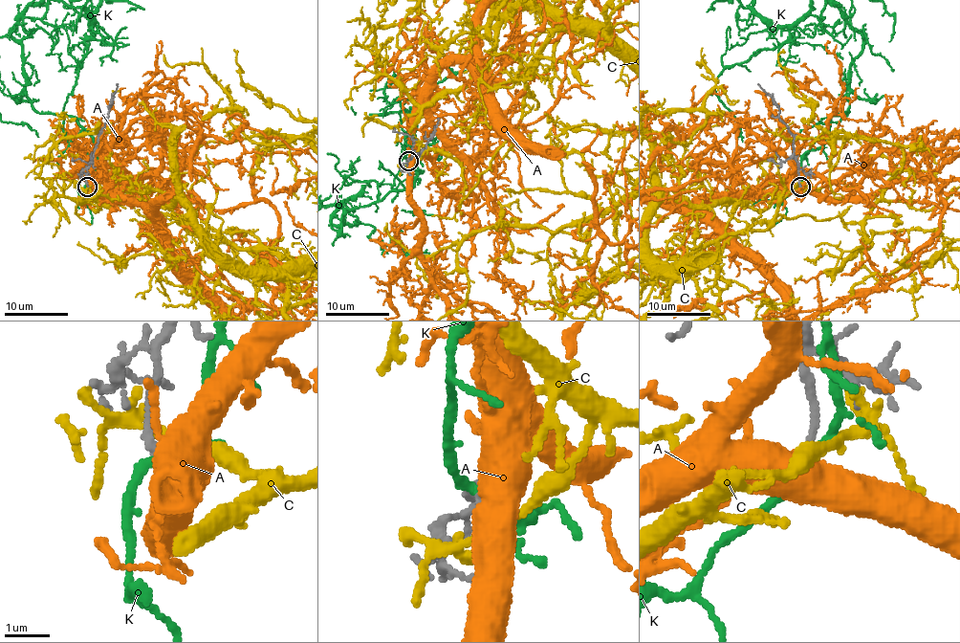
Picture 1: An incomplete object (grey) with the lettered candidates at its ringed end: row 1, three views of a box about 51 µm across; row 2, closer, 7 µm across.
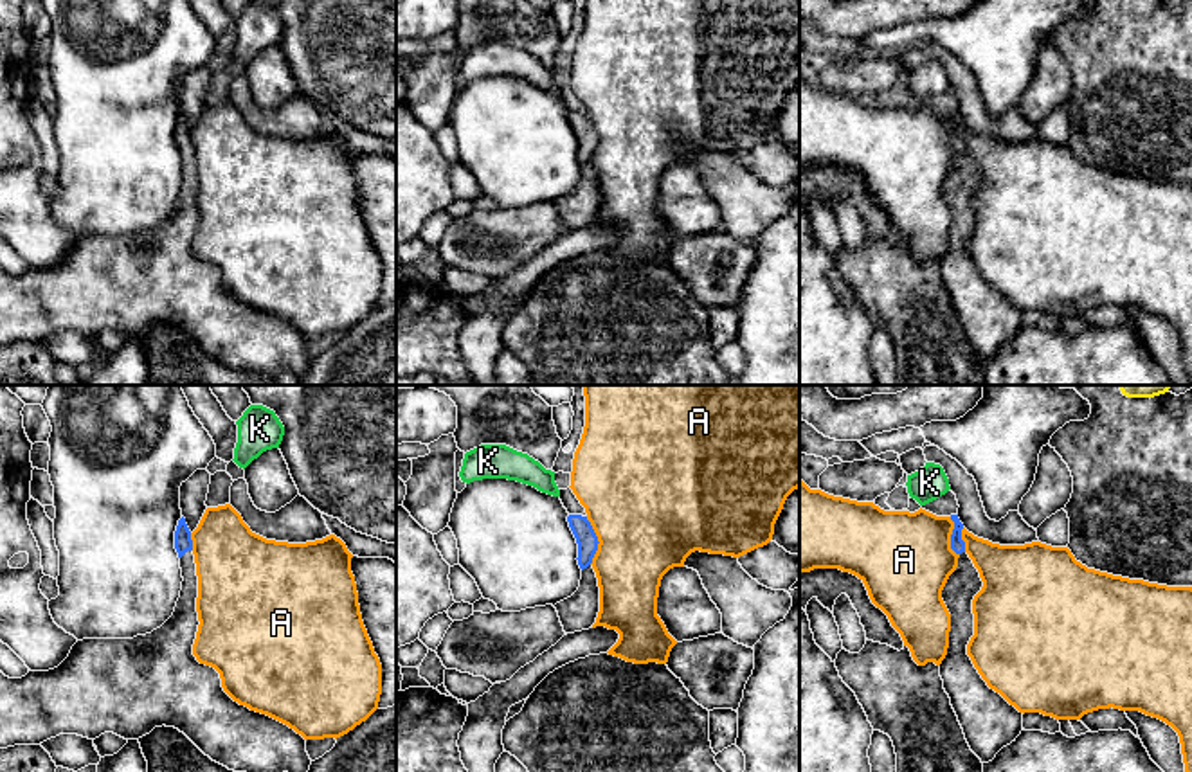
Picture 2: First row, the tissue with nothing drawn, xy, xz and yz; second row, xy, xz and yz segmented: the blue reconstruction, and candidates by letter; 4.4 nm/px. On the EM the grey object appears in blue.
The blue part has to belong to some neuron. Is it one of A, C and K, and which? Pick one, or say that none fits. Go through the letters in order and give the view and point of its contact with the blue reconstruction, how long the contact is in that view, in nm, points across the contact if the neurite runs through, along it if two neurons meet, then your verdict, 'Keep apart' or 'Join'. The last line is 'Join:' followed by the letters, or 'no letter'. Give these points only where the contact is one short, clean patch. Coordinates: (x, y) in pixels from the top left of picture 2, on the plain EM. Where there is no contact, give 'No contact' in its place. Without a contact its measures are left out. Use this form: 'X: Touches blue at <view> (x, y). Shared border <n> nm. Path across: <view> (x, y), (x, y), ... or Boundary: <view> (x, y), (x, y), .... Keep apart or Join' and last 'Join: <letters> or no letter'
A: Touches blue at xz (596, 137). Shared border 220 nm. Boundary: xz (586, 114), (598, 139), (591, 161). Keep apart
C: No contact. Keep apart
K: No contact. Keep apart
Join: no letter

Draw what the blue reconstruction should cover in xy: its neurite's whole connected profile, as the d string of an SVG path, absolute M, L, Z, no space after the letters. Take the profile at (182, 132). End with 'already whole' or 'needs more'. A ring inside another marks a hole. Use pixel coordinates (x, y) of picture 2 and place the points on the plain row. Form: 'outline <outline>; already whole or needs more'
outline M182 113L175 128L182 187L173 212L157 227L133 236L83 236L54 266L9 275L0 268L0 346L40 342L59 331L95 337L113 329L139 337L155 324L175 324L205 353L234 369L277 378L283 369L299 378L310 367L306 337L288 322L234 299L221 284L220 270L193 252L198 229L198 173L191 128Z; needs more

